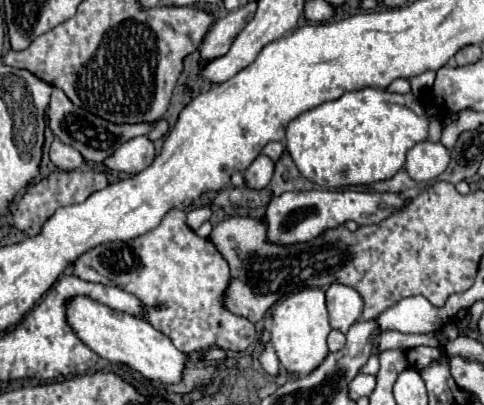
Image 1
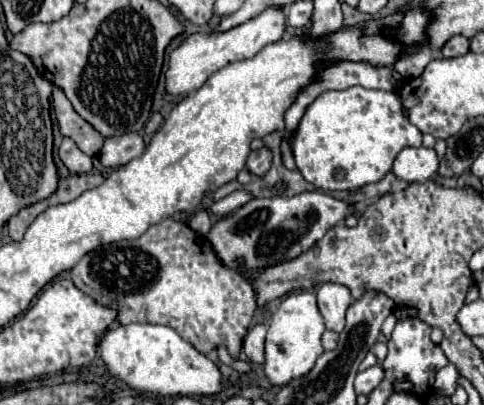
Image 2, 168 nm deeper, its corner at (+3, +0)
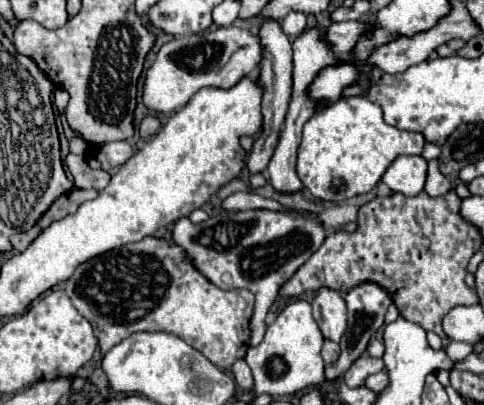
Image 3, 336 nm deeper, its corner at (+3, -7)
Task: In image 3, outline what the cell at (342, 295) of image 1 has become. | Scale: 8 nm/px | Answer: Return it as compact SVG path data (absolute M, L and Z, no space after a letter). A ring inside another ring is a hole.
M319 289L313 299L313 317L325 339L339 341L347 327L347 307L339 291Z

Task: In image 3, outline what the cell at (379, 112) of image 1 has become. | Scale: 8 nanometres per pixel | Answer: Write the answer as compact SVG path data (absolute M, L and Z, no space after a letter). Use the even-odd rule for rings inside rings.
M341 97L319 109L303 127L297 175L317 199L345 201L369 193L399 155L421 155L425 139L421 133L399 131L383 121L383 111L367 97Z

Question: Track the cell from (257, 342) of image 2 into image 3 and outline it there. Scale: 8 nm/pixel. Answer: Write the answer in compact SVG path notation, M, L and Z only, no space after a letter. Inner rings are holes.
M253 209L253 211L237 211L237 213L221 213L209 217L205 223L193 225L187 217L179 219L173 229L173 239L181 245L191 263L217 287L221 289L249 289L255 295L255 313L251 317L251 347L257 347L265 335L265 315L271 303L277 299L281 285L321 247L325 241L323 223L317 219L317 213L309 211L267 211L267 209Z

